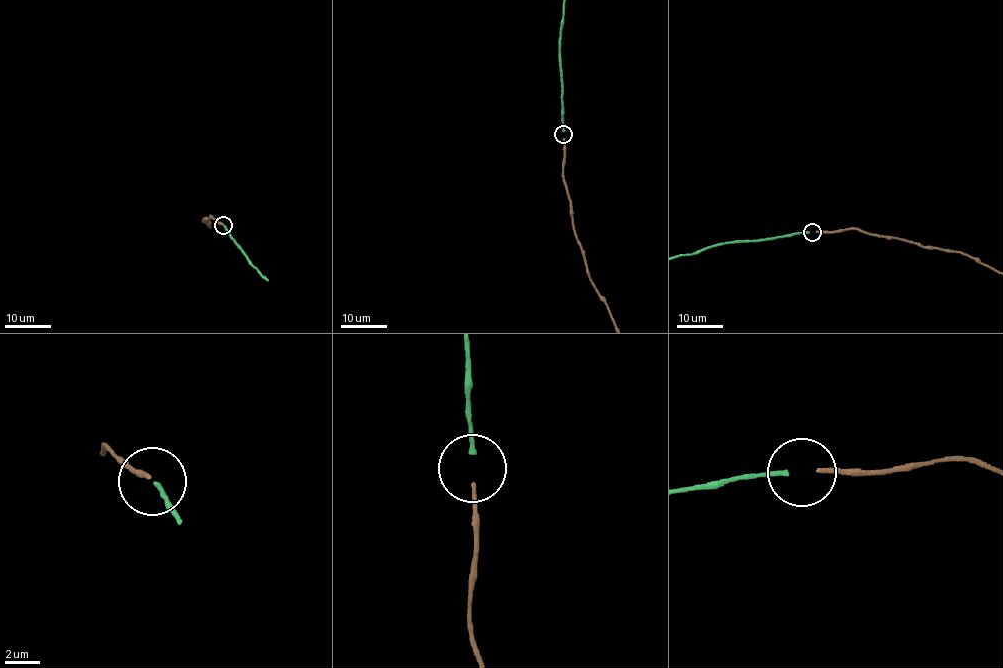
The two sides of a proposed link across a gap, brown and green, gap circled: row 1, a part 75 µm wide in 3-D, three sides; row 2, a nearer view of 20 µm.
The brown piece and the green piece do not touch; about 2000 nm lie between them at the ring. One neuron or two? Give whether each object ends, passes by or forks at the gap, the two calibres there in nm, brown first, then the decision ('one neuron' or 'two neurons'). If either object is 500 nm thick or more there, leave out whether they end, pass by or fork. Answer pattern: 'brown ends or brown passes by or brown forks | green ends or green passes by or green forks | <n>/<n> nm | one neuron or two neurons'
brown ends | green ends | 240/280 nm | one neuron

